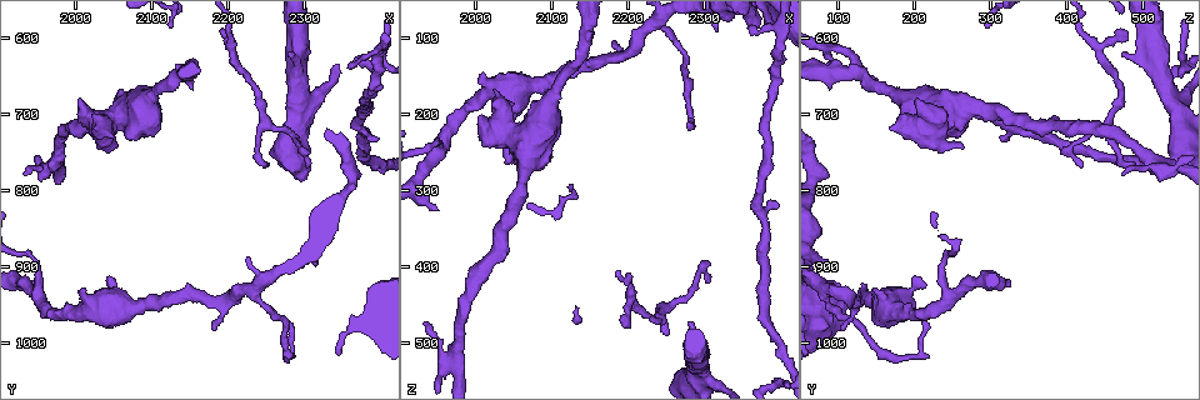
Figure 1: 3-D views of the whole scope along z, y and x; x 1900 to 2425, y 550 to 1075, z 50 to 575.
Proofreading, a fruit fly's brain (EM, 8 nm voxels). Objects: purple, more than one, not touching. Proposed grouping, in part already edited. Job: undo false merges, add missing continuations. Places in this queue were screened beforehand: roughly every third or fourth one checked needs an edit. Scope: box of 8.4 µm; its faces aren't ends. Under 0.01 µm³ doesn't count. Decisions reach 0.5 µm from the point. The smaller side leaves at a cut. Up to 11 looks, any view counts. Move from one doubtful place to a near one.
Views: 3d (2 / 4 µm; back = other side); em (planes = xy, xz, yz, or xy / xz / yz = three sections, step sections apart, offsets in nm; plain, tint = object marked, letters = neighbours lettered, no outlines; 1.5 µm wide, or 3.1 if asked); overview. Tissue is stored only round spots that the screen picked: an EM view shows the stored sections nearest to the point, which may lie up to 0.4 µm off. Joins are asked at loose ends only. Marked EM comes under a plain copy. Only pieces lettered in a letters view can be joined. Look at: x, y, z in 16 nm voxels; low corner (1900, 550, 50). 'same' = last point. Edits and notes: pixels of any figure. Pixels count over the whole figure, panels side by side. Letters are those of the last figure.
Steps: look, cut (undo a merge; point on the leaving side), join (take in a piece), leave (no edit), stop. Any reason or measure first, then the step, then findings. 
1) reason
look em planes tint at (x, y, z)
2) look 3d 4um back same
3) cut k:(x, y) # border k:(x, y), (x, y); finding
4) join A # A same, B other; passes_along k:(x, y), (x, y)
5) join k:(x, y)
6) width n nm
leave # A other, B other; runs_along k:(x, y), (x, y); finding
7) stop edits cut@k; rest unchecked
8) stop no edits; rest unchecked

branch stops here
look em planes letters at (2305, 770, 420)

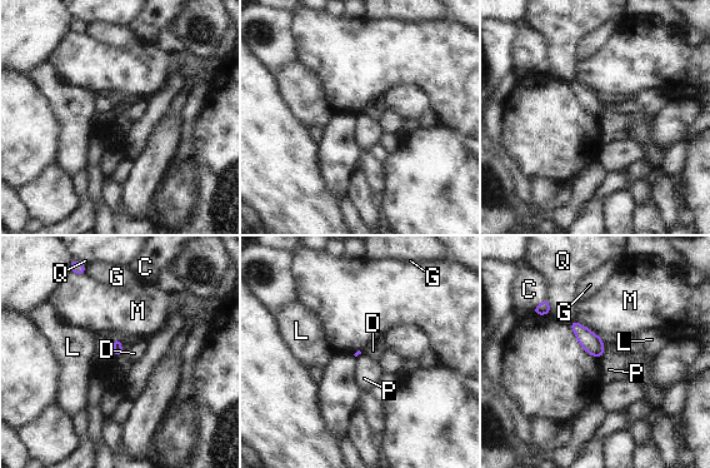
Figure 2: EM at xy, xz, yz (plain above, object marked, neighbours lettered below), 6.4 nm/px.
leave # C other, D other, G other, L other, M other, P other, Q other; border 2:(124, 352), (116, 357); no lettered piece goes on from it

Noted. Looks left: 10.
free end
look em xy step 4 letters at (2400, 735, 320)

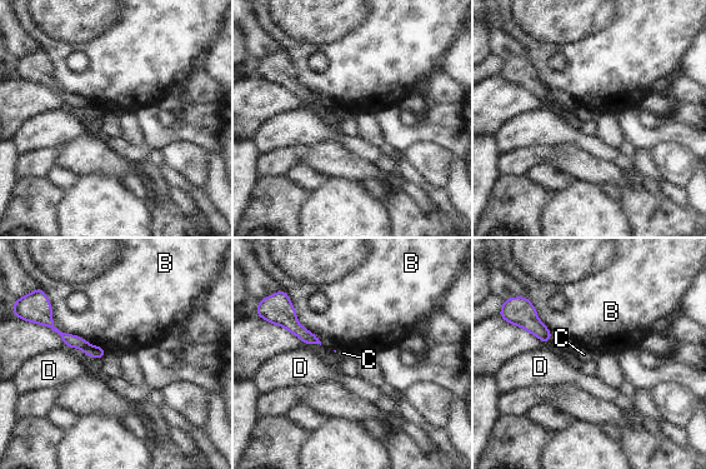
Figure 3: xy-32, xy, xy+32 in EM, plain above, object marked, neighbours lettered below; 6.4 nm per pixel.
leave # B other, C other, D other; runs_along 3:(48, 322), (69, 340), (100, 353); no lettered piece goes on from it

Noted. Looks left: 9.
an open end
look 3d 4um at (2360, 640, 85)

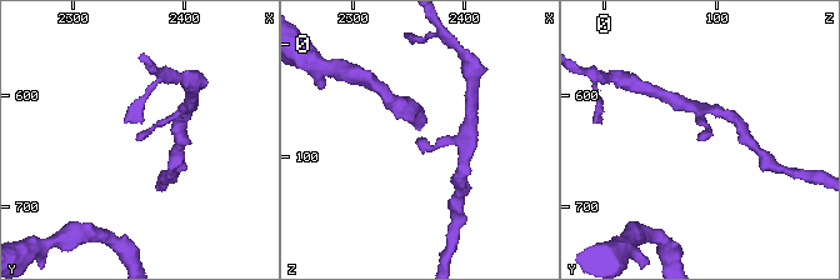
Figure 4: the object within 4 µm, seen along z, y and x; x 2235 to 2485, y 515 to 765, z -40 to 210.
look em xz step 4 letters at (2358, 642, 86)

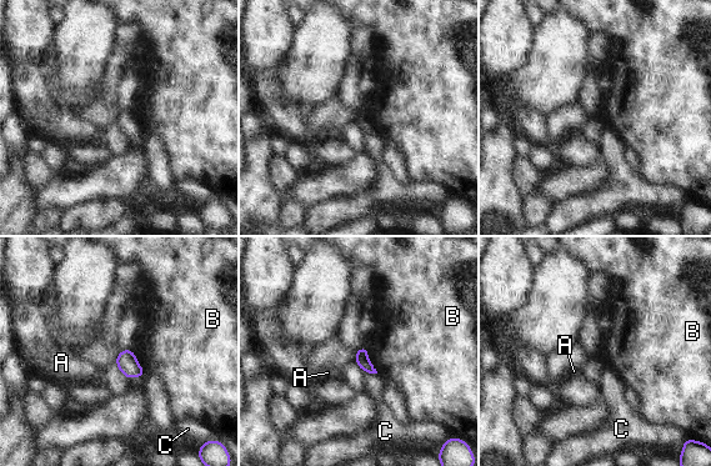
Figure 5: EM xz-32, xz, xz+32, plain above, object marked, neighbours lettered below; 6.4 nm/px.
longest_contact B 180 nm
leave # A other, B other, C other; border 5:(366, 347), (367, 359), (377, 372); none of them fits

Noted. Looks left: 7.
an open end
look em planes letters at (2180, 985, 105)

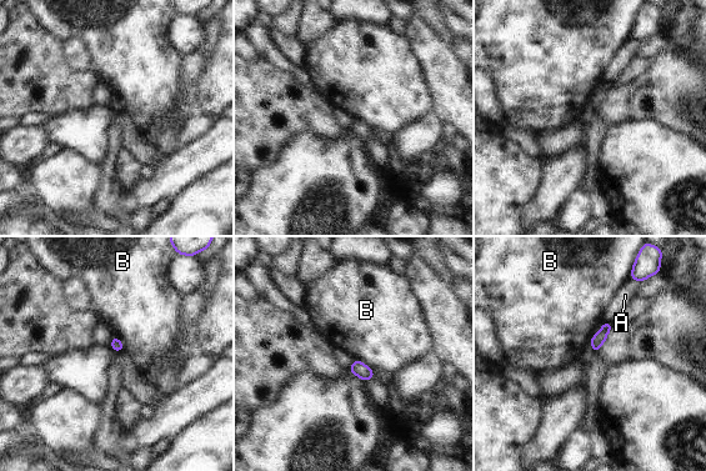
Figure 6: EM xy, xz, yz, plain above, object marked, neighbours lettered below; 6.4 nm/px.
leave # A other, B other; border 6:(354, 359), (374, 370); none of them fits

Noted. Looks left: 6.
stop no edits; rest unchecked

